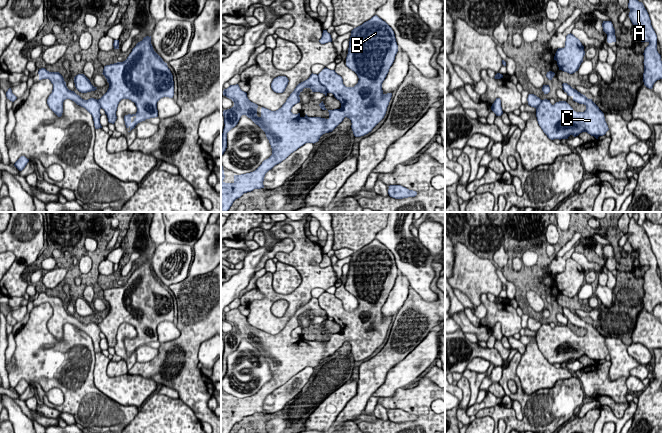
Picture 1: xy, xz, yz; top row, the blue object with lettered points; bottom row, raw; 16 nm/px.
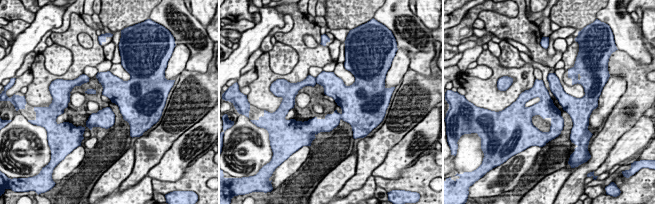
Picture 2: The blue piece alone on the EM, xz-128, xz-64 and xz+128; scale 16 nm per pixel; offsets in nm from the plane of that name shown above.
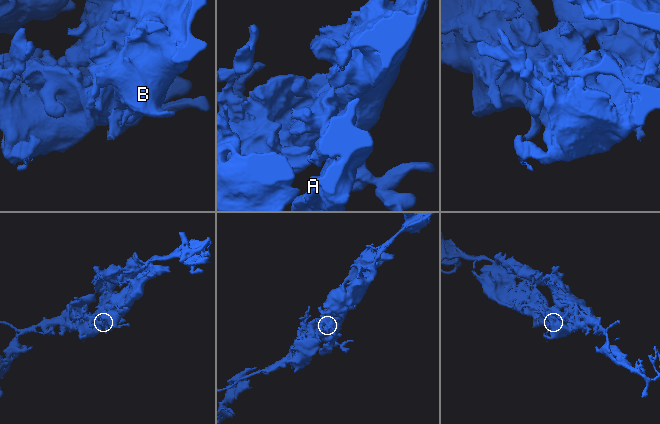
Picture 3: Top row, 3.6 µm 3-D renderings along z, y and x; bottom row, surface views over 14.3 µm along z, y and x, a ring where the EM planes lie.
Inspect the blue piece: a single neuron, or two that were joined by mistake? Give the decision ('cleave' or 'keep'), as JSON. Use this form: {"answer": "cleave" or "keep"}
{"answer": "keep"}

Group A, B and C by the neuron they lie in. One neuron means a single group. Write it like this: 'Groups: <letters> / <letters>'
Groups: A B C

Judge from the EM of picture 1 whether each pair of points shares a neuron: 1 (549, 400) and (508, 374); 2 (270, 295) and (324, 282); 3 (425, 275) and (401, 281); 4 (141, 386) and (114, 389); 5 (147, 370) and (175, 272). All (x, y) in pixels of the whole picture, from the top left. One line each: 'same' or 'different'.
1: same
2: same
3: different
4: same
5: different

